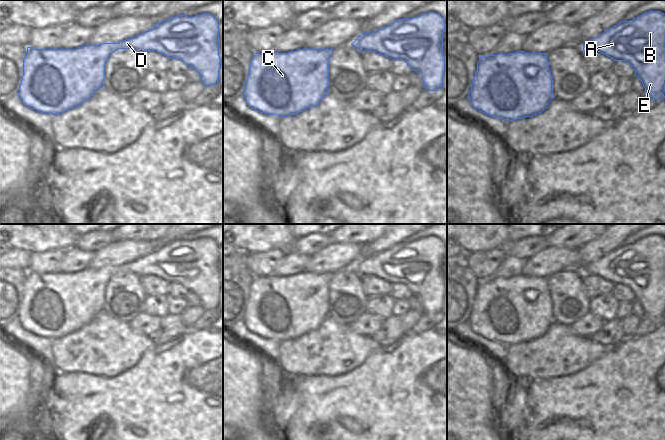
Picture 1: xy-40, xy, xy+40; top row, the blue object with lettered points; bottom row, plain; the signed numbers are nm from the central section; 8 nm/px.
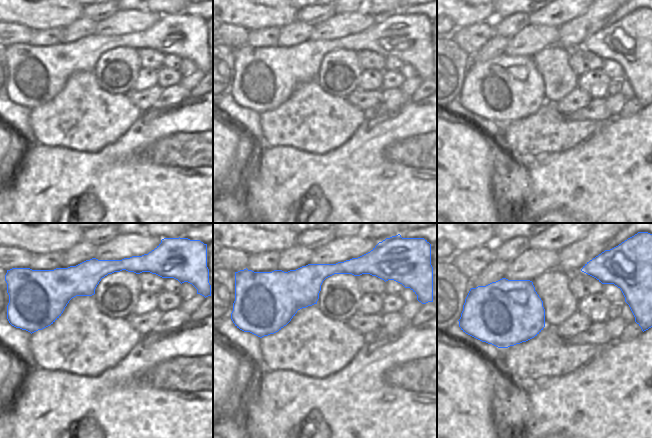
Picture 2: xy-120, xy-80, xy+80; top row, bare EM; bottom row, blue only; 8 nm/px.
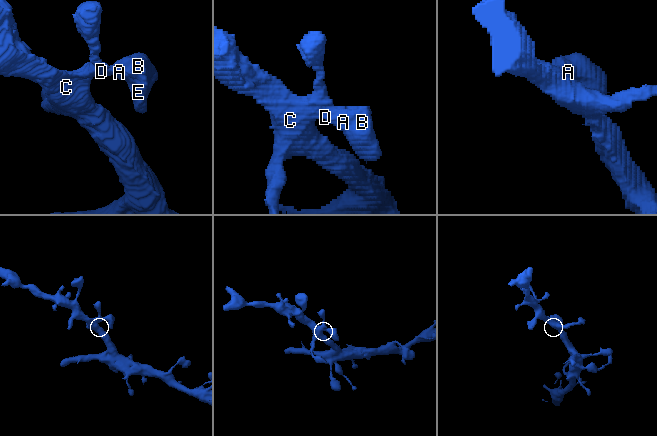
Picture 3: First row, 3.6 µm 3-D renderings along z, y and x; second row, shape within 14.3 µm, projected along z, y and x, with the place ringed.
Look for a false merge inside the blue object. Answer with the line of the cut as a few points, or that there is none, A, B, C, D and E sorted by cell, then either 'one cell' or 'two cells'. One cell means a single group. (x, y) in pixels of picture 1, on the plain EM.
no cut; A B C D E; one cell

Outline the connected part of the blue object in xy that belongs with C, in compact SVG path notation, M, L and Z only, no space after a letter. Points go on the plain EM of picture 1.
M298 273L288 277L255 277L243 320L252 333L266 339L286 341L314 331L329 314L329 282L333 273Z

